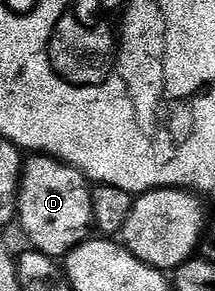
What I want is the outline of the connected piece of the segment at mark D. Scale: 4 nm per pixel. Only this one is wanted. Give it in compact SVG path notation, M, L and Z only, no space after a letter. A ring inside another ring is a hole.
M30 156L22 164L21 190L17 193L17 221L29 236L28 244L43 255L64 259L74 247L90 240L94 228L92 194L89 178L74 165L66 165L56 157Z

